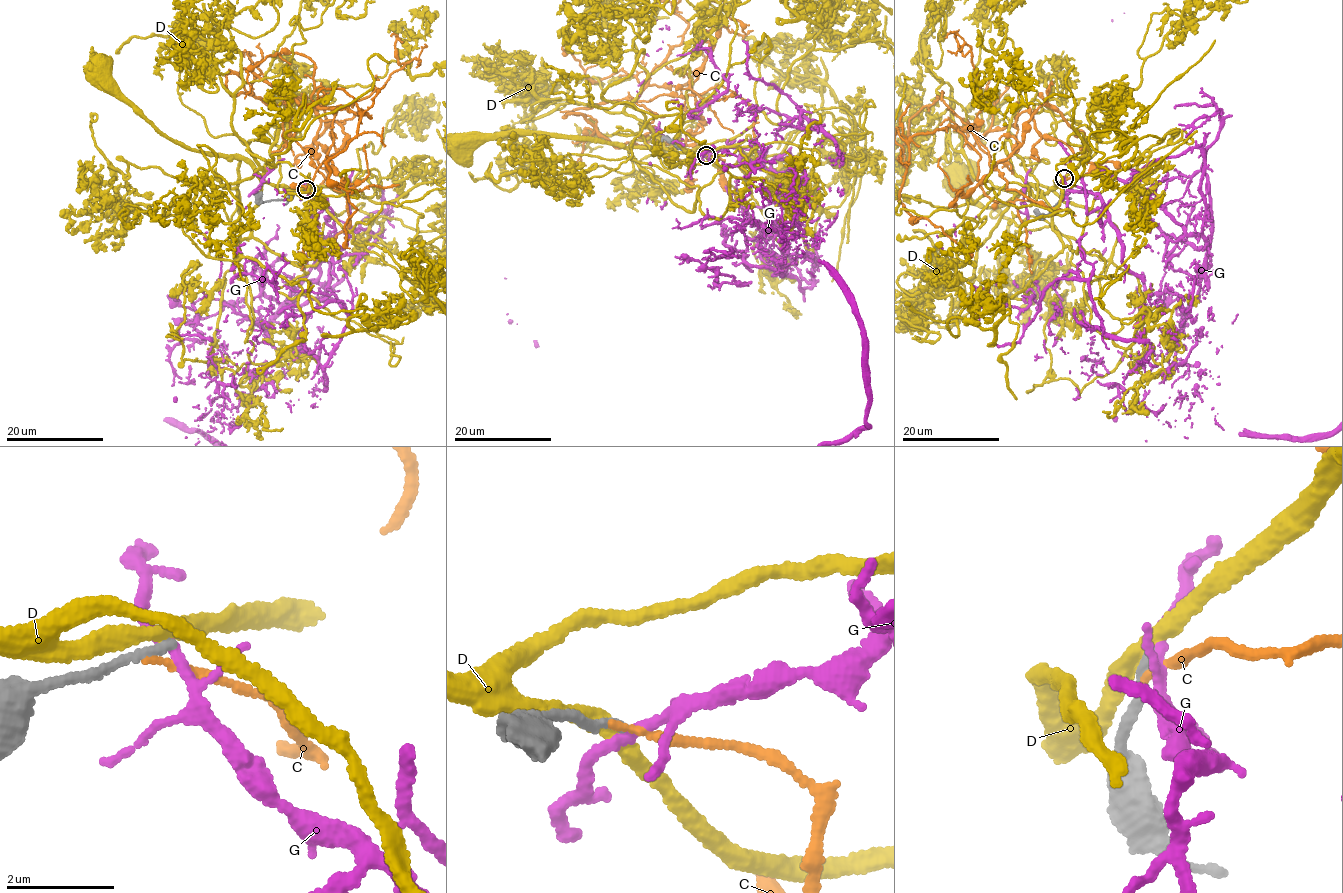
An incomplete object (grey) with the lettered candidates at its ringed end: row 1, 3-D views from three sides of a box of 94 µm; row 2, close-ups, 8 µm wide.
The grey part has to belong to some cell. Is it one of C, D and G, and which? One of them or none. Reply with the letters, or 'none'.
none

